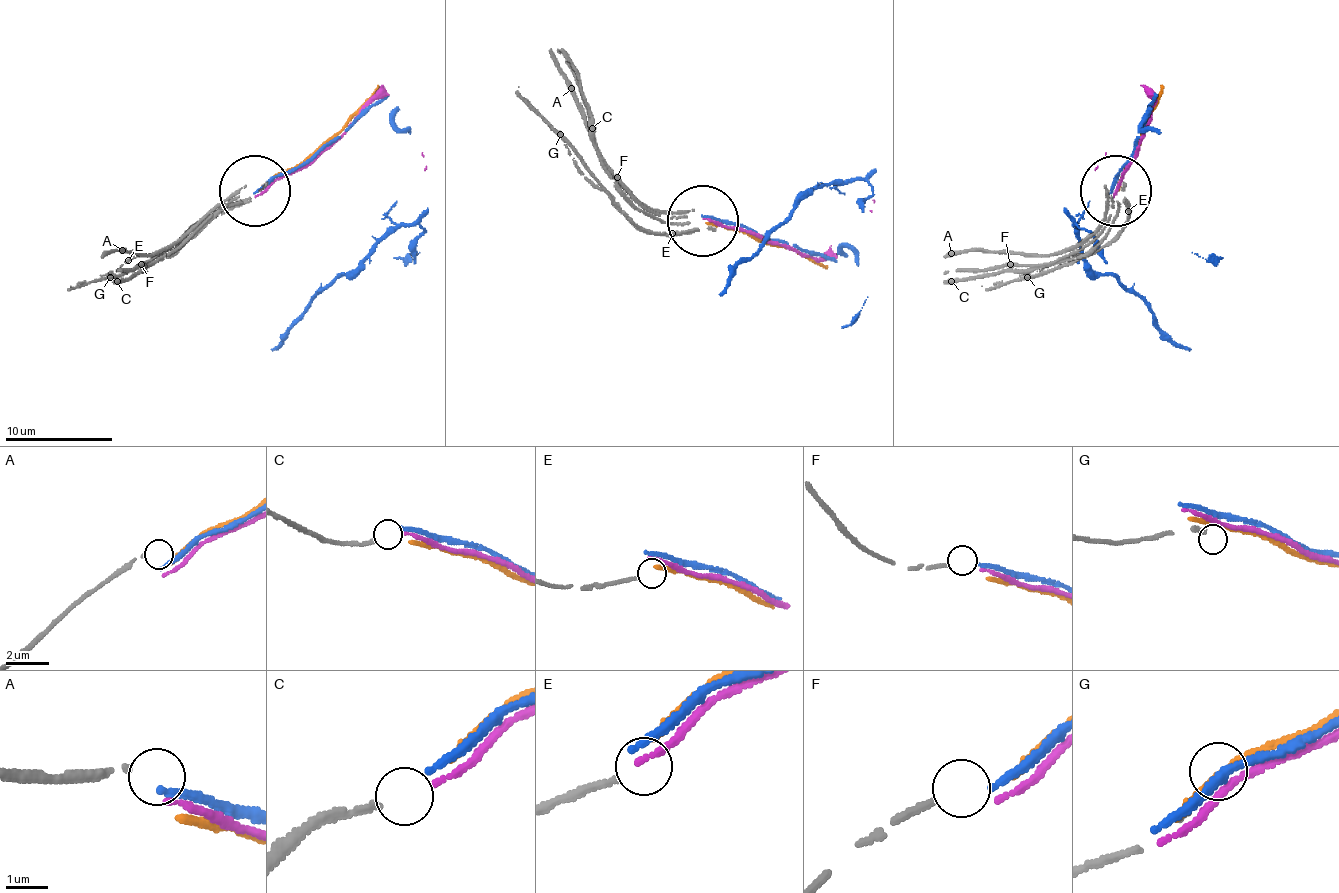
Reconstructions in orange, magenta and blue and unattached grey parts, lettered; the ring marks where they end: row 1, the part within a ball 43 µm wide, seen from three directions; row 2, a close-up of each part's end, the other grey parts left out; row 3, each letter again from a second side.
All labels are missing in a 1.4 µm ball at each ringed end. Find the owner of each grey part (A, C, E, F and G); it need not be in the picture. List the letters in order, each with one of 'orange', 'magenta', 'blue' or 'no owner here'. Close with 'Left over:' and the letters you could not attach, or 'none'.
A: no owner here
C: magenta
E: no owner here
F: blue
G: no owner here
Left over: A, E, G

